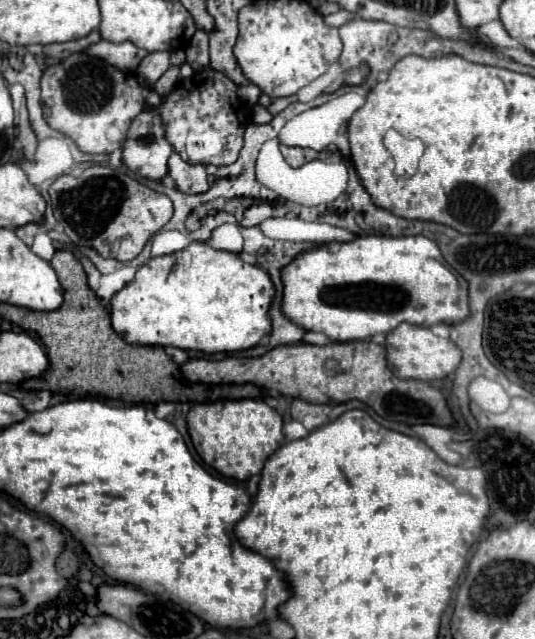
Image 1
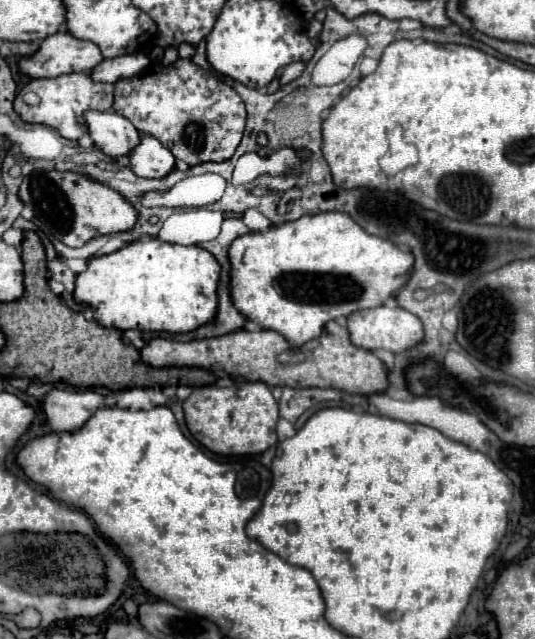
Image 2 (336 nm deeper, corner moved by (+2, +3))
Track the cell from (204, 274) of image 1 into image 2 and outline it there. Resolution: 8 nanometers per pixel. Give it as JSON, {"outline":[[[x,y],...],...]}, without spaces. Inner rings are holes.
{"outline":[[[159,238],[137,240],[125,248],[93,256],[87,262],[87,268],[75,276],[75,302],[87,306],[93,312],[93,318],[107,328],[117,330],[151,330],[151,332],[191,332],[201,324],[213,322],[217,312],[217,282],[219,282],[219,264],[217,260],[199,246],[179,246],[169,244]]]}

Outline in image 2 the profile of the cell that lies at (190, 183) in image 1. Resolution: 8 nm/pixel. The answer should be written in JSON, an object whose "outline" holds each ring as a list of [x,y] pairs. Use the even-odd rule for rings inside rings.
{"outline":[[[141,134],[139,144],[127,154],[129,168],[143,178],[163,178],[175,168],[175,156],[153,136]]]}

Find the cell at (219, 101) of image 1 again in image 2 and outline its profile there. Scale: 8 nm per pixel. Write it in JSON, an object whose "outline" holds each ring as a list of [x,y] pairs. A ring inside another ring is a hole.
{"outline":[[[179,58],[171,66],[155,64],[147,72],[115,82],[113,110],[141,132],[157,138],[171,154],[189,166],[229,160],[245,130],[245,104],[241,96],[217,76]]]}

